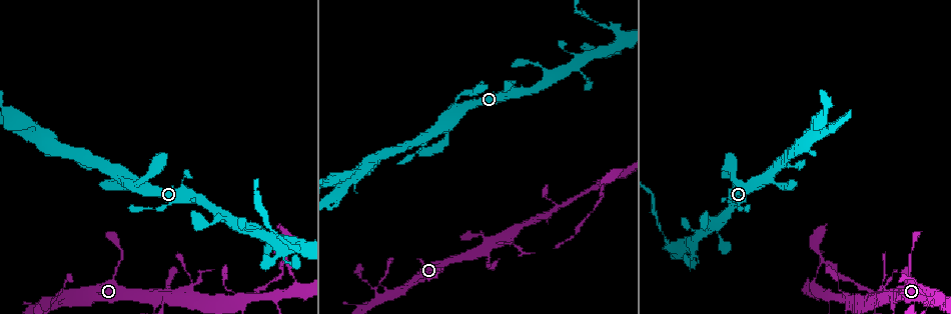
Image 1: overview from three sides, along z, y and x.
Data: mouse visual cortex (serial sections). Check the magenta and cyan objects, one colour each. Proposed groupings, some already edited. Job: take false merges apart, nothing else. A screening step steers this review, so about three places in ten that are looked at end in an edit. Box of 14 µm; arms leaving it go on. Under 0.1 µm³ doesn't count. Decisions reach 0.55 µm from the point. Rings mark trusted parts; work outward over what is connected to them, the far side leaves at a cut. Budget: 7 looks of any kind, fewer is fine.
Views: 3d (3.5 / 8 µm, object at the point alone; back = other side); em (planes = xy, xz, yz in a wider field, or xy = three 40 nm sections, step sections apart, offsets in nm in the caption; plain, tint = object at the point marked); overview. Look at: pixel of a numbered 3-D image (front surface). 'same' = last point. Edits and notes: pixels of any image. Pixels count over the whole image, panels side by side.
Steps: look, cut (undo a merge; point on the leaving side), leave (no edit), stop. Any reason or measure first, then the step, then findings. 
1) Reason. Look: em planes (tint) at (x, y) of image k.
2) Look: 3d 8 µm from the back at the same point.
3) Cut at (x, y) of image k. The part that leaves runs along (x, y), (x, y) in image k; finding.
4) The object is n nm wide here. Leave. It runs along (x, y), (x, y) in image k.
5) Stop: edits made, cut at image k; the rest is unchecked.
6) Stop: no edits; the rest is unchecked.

Look: 3d 8 µm from the back at (482, 249) of image 1.

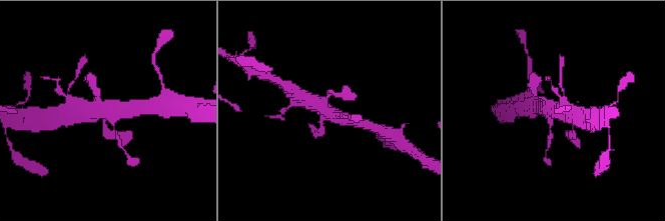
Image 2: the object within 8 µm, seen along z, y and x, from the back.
Shape alone is not enough. Look: em xy step 2 (tint) at (551, 111) of image 2.

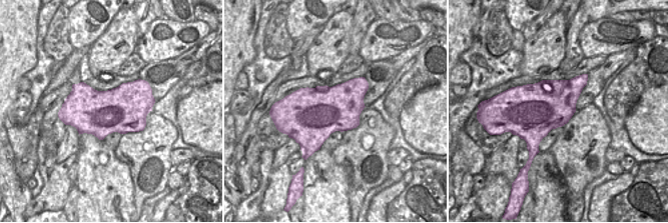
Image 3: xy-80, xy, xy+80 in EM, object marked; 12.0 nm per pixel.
Leave. It runs along (358, 122), (334, 115), (304, 97) in image 2; one cell here.

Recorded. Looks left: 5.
Three arms meet. Look: 3d 8 µm at (849, 299) of image 1.

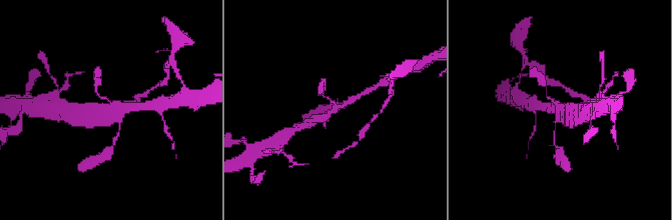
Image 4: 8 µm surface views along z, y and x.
Zoom in. Look: 3d 3.5 µm at (113, 109) of image 4.

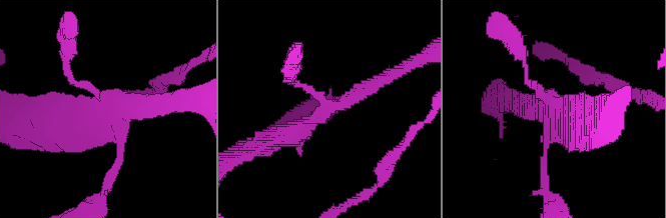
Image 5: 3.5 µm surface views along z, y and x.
Leave. It runs along (267, 143), (292, 135), (385, 79) in image 5; all the same cell.

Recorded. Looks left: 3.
Three arms meet. Look: 3d 3.5 µm from the back at (820, 264) of image 1.

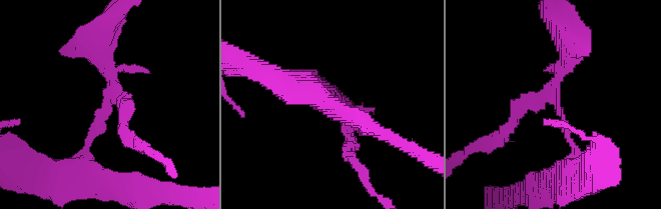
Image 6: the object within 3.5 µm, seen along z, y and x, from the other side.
Shape alone is not enough. Look: em xy step 3 (tint) at (556, 104) of image 6.

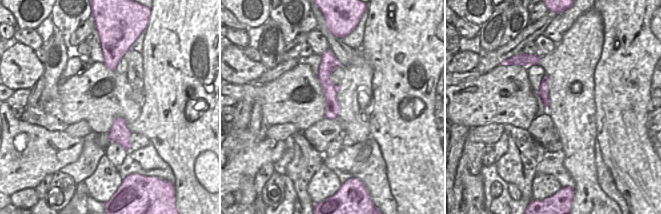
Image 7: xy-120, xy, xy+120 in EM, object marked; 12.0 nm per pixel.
Leave. It runs along (81, 154), (114, 99), (102, 44) in image 6; all the same cell.

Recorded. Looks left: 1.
Stop: no edits; the rest is unchecked.

